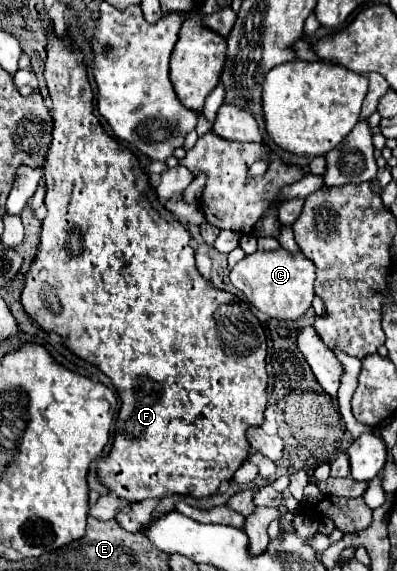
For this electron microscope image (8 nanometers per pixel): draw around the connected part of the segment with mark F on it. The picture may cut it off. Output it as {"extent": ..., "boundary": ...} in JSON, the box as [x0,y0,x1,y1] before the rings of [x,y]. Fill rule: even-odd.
{"extent":[21,31,267,503],"boundary":[[[49,31],[47,35],[47,61],[45,61],[44,78],[49,91],[49,97],[53,101],[53,141],[51,141],[51,153],[47,153],[47,165],[45,165],[45,181],[47,181],[47,195],[45,195],[45,207],[47,217],[43,219],[43,231],[41,231],[41,243],[39,251],[27,271],[25,289],[21,293],[23,309],[29,313],[31,319],[35,319],[45,331],[55,331],[63,337],[63,343],[69,351],[79,355],[81,359],[97,365],[117,387],[117,393],[121,397],[121,409],[119,417],[115,421],[115,441],[105,457],[103,463],[97,465],[97,477],[99,481],[117,497],[129,503],[137,503],[143,499],[155,499],[165,495],[191,495],[191,497],[209,497],[213,495],[221,481],[231,479],[233,473],[241,467],[241,463],[249,455],[249,441],[245,437],[247,427],[261,425],[263,423],[263,411],[267,405],[267,373],[265,373],[265,355],[267,355],[267,343],[265,333],[259,323],[259,319],[251,313],[249,305],[239,301],[233,293],[215,289],[209,285],[209,281],[197,271],[195,267],[195,249],[191,247],[191,235],[189,231],[173,217],[173,213],[155,197],[155,189],[149,185],[145,171],[141,169],[135,153],[129,147],[119,147],[119,143],[105,133],[99,119],[93,113],[93,91],[91,83],[87,79],[87,63],[81,49],[75,45],[67,45],[67,41],[57,35],[55,31]]]}

